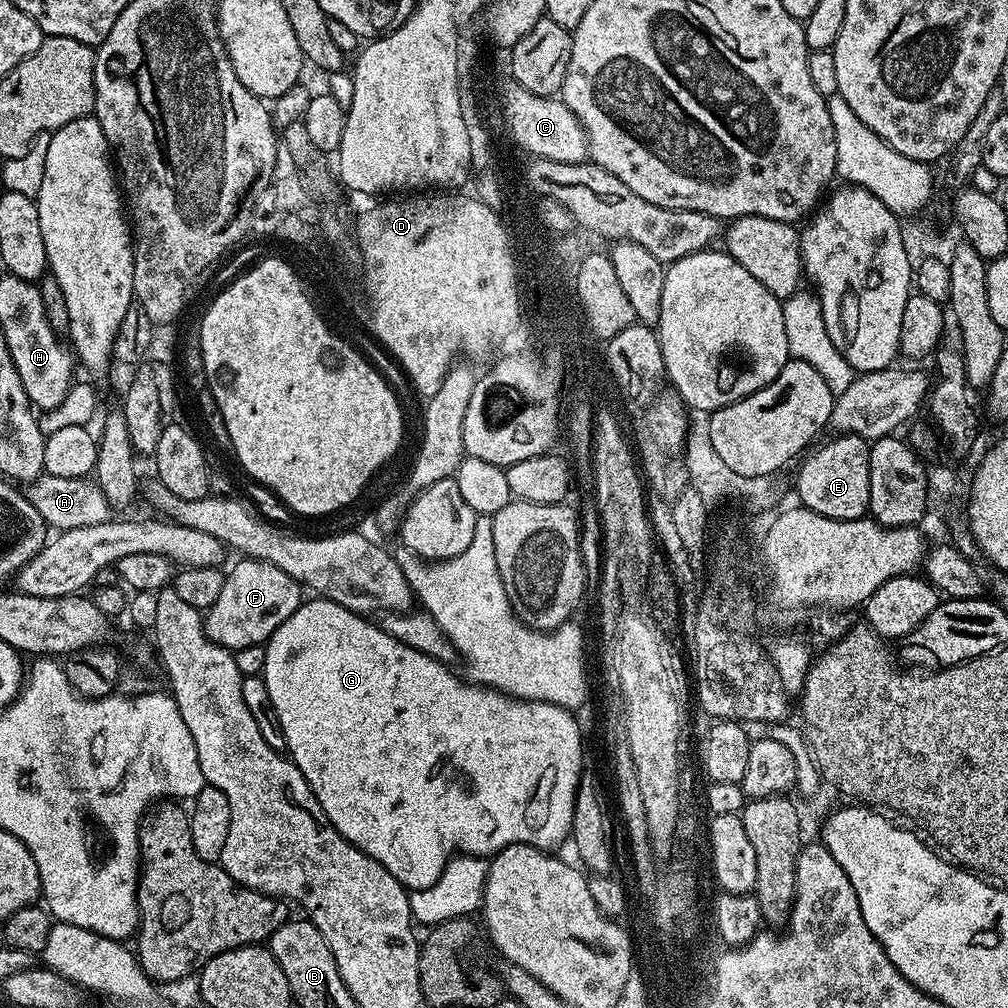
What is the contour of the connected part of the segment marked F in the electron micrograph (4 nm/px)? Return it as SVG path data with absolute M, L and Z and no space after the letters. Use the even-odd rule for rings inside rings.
M247 558L237 560L240 561L232 569L227 569L222 594L218 594L218 602L214 602L214 606L207 609L204 616L204 629L208 637L229 650L255 644L267 644L268 639L274 634L274 630L278 630L278 626L282 626L282 622L286 622L290 618L290 614L294 614L294 610L298 610L298 606L302 603L302 595L300 596L302 586L297 580L290 578L290 574L286 574L286 570L278 570L278 566L261 560Z

